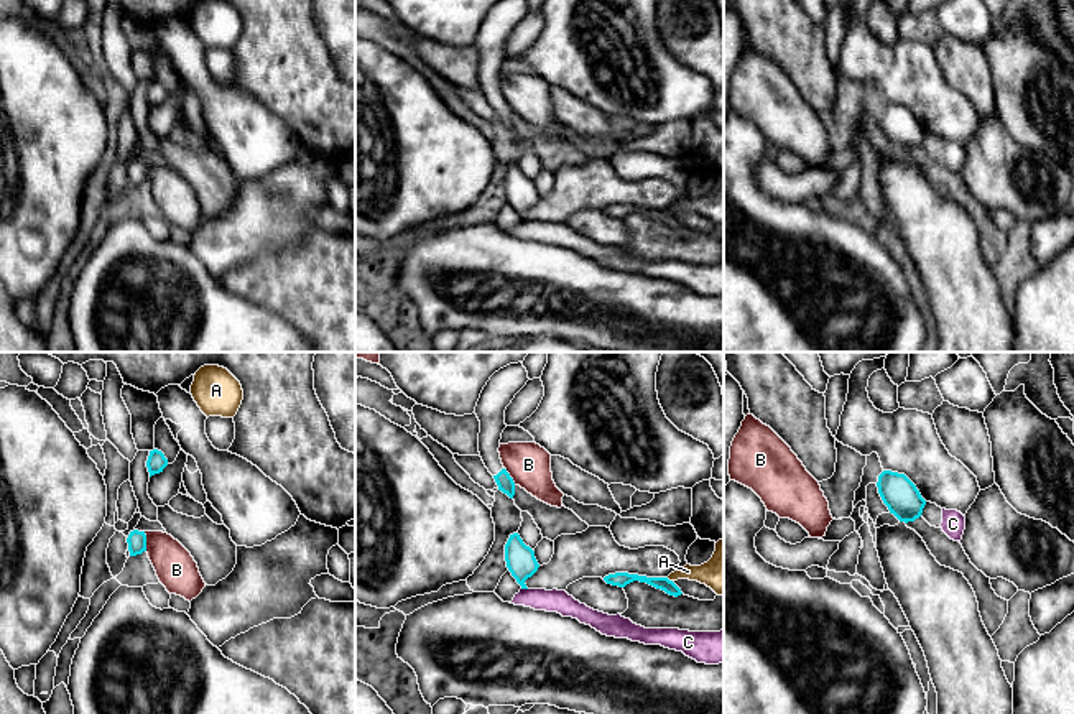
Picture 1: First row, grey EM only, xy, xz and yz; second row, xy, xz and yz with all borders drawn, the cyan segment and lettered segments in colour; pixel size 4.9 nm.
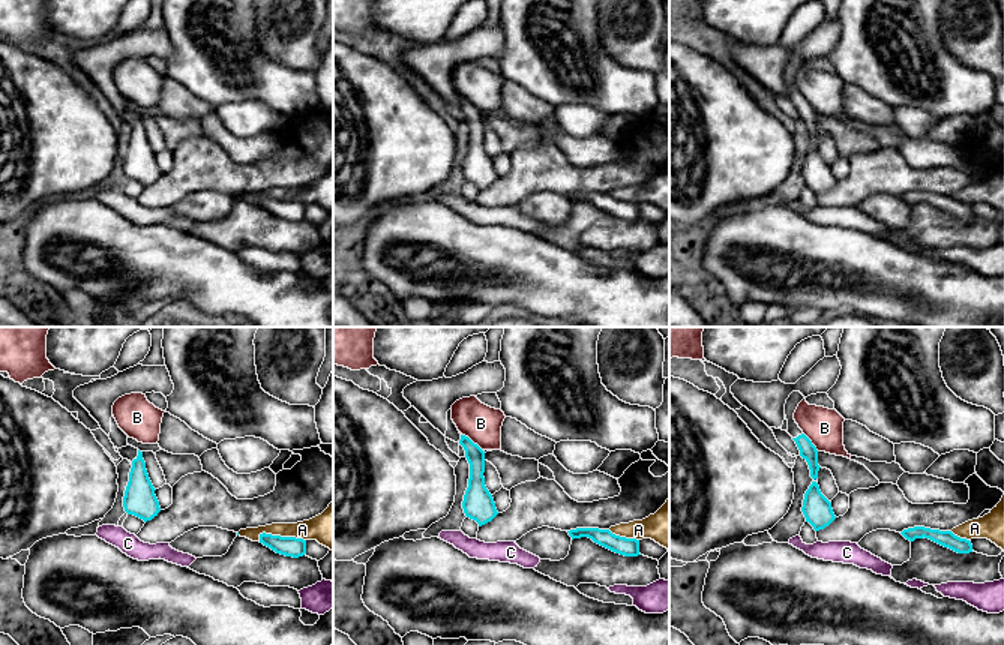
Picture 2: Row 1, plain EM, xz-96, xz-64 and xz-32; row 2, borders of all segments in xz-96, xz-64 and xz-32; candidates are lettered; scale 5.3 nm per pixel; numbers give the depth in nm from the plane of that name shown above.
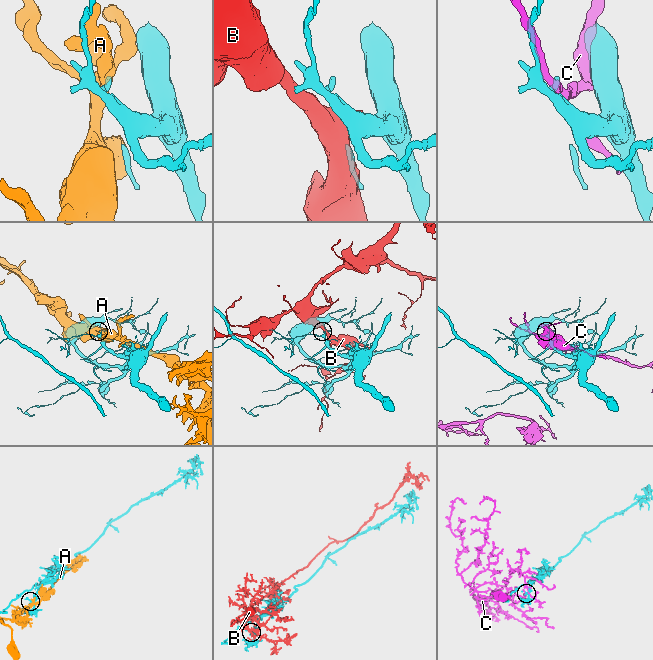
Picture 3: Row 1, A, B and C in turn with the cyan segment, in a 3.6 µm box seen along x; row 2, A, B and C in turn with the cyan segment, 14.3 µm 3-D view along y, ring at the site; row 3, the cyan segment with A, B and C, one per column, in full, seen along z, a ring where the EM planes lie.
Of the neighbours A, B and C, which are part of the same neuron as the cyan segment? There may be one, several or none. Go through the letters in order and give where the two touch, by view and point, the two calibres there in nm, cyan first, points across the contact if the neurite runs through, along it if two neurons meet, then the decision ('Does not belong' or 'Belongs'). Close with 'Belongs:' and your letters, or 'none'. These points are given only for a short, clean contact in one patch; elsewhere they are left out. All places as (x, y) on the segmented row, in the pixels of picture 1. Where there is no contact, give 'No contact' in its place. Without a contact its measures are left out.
A: Touches cyan at xz (668, 579). Thickness 70 nm (cyan) against 160 nm. Does not belong
B: Touches cyan at xy (145, 542). Thickness 100 nm (cyan) against 200 nm. Does not belong
C: Touches cyan at xz (525, 588). Thickness 140 nm (cyan) against 110 nm. Does not belong
Belongs: none

